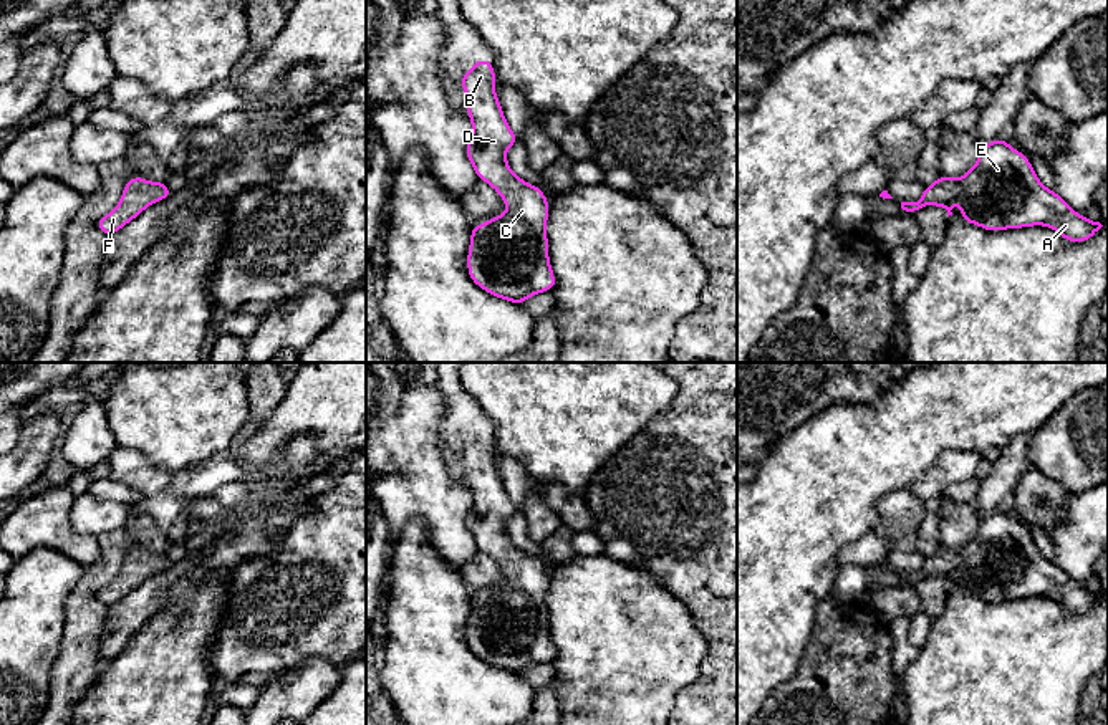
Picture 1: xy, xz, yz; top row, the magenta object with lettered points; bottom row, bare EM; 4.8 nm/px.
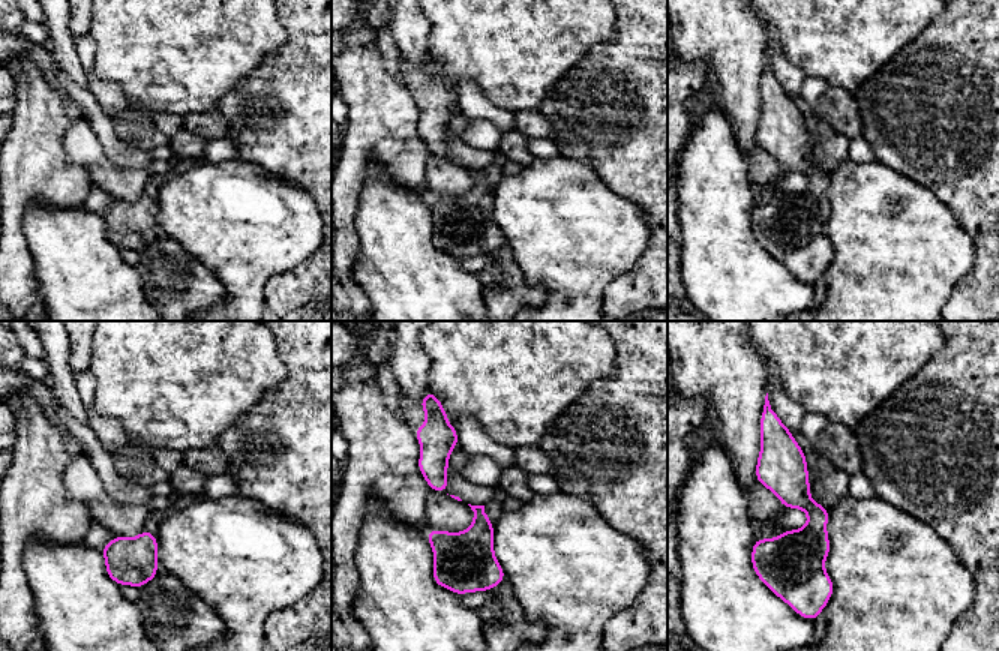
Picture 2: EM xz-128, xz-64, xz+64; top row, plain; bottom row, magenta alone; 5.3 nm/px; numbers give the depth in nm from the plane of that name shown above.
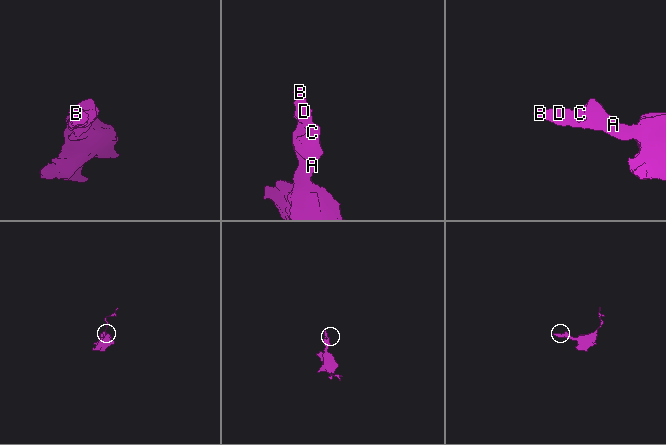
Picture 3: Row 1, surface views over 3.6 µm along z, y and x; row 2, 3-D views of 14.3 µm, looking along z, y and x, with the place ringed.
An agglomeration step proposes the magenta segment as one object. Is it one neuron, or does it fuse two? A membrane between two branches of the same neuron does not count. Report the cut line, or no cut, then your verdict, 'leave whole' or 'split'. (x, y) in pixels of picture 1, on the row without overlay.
no cut; leave whole

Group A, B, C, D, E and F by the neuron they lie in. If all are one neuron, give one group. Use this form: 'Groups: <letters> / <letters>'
Groups: A B C D E F

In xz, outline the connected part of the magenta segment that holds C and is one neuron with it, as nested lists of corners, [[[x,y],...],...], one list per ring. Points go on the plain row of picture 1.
[[[479,429],[459,452],[472,492],[465,528],[477,550],[492,556],[508,576],[503,586],[470,599],[469,647],[492,667],[520,677],[556,655],[545,604],[550,573],[540,558],[517,548],[505,530],[507,520],[520,510],[497,470],[494,434]]]

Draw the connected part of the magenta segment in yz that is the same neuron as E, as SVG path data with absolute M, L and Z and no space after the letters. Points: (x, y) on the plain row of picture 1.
M999 508L982 515L974 538L959 550L941 546L924 558L918 573L901 573L906 583L939 576L952 586L952 574L962 576L961 589L987 603L1045 596L1065 612L1086 612L1103 596L1070 579L1053 561L1042 556L1032 533Z

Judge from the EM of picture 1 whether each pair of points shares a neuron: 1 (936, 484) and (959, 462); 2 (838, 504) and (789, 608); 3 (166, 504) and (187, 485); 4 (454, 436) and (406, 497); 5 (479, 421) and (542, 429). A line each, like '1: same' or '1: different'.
1: same
2: same
3: different
4: different
5: different

